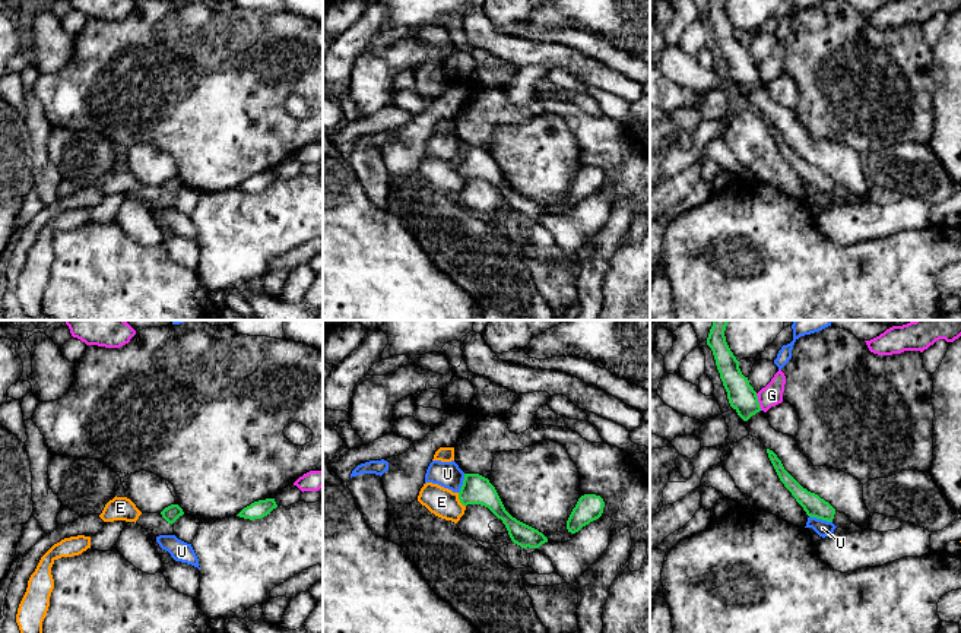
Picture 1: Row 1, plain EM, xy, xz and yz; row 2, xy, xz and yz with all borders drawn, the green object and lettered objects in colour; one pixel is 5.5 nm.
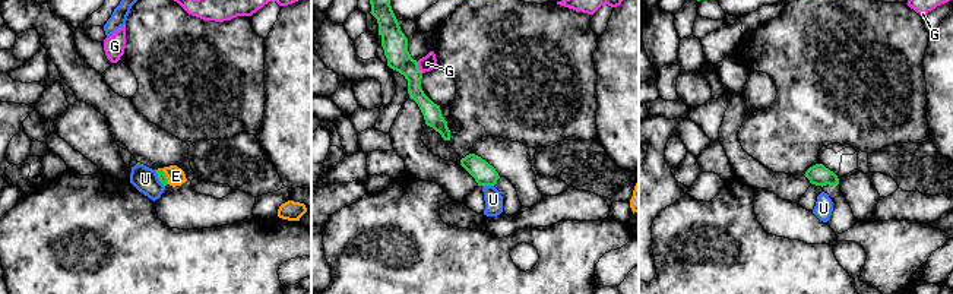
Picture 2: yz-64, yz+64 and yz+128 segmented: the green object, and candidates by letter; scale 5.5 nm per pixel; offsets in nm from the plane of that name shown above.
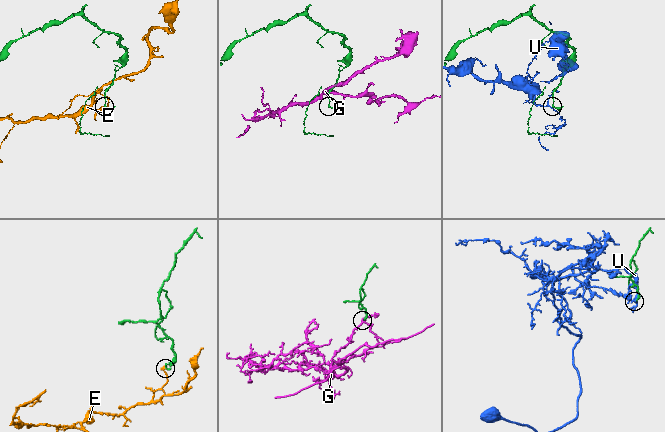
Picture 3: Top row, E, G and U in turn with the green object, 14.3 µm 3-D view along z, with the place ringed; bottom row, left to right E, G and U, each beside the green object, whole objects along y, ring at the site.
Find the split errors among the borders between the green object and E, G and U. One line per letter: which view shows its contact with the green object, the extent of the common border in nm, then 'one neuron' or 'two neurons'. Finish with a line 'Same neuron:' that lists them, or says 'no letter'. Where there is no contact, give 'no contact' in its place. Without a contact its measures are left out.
E: contact in xz; length 90 nm; two neurons
G: contact in yz; length 100 nm; two neurons
U: contact in yz; length 130 nm; two neurons
Same neuron: no letter

